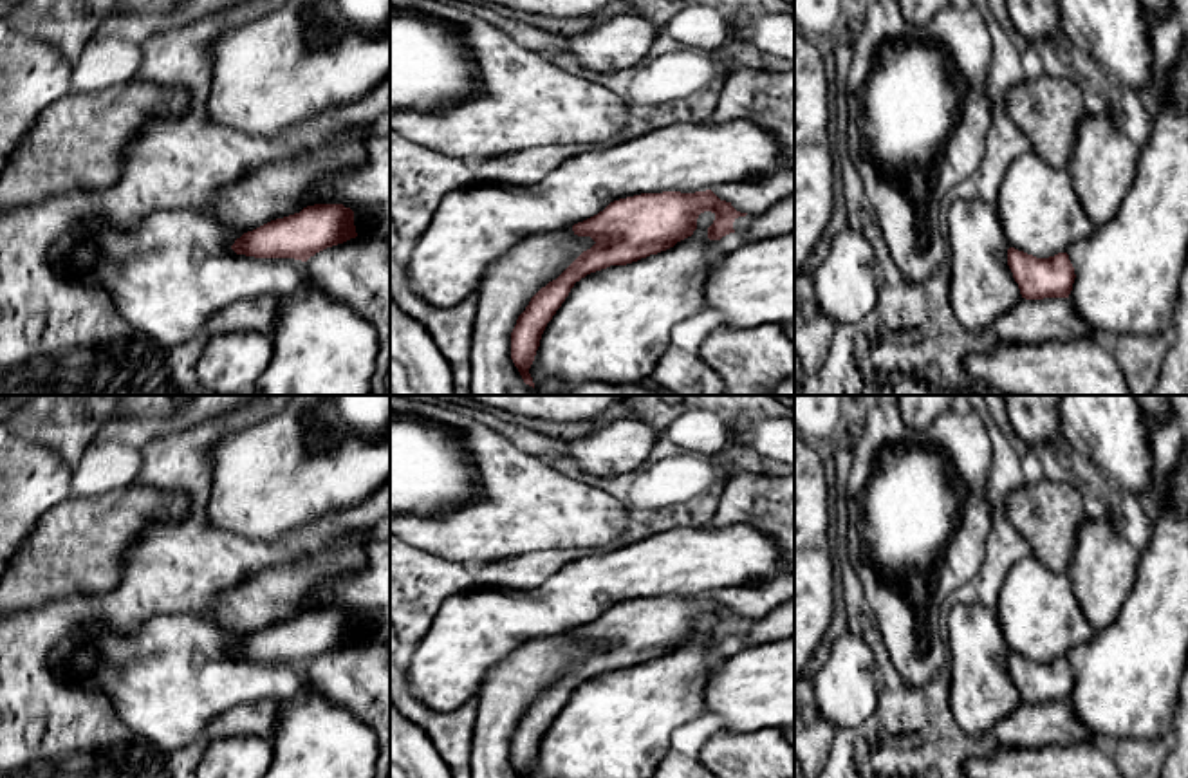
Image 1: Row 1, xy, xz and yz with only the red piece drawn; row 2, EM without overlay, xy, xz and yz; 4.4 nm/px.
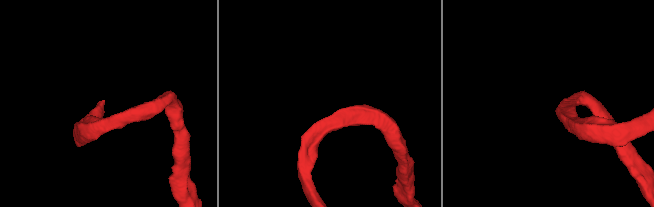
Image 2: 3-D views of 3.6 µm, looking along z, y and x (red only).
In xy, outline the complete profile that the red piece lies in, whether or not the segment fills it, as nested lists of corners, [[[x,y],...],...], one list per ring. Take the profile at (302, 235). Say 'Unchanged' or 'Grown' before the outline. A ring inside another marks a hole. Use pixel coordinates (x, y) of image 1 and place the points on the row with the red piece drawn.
Grown. [[[390,135],[368,139],[361,166],[321,179],[312,202],[300,213],[271,220],[253,231],[227,231],[211,208],[157,211],[130,231],[78,222],[52,245],[49,262],[58,274],[103,289],[117,314],[134,329],[166,347],[177,347],[200,334],[208,318],[229,303],[262,294],[280,300],[296,292],[309,276],[305,262],[311,256],[356,236],[390,238]]]

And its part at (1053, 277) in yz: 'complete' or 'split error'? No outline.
split error

